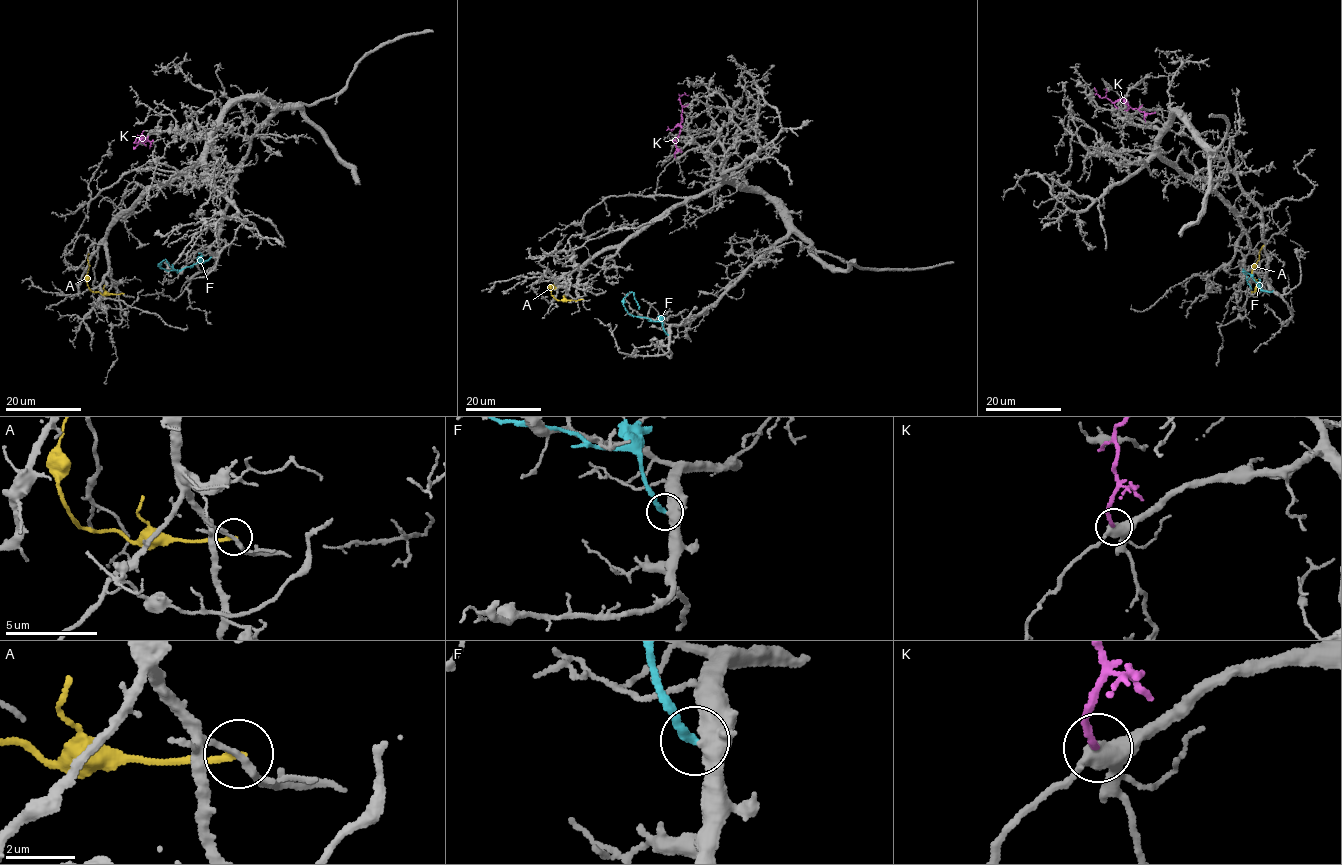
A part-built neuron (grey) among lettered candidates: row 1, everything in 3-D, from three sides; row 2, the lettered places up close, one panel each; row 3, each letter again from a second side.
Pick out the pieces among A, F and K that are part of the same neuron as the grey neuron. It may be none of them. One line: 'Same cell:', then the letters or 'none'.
Same cell: K

